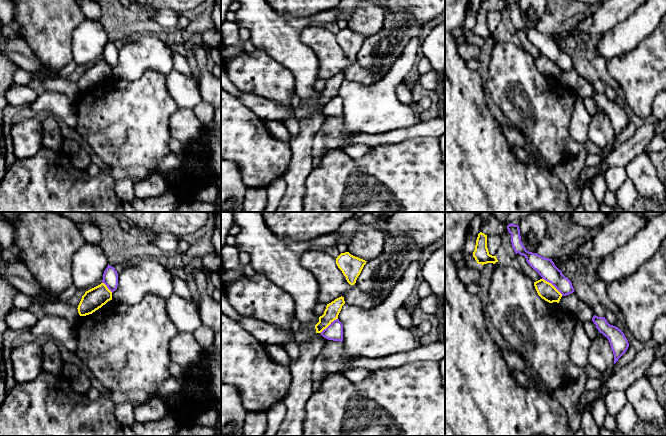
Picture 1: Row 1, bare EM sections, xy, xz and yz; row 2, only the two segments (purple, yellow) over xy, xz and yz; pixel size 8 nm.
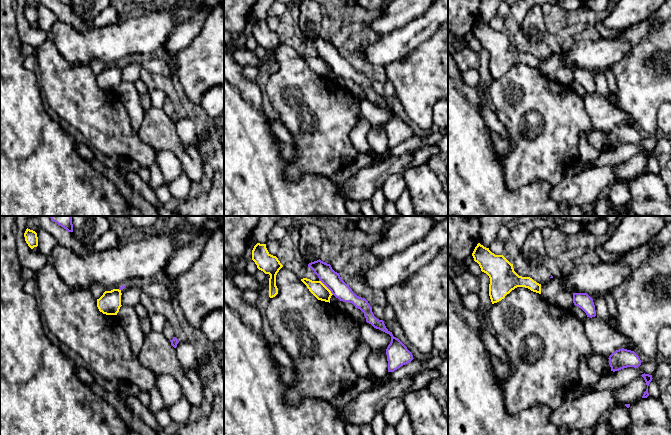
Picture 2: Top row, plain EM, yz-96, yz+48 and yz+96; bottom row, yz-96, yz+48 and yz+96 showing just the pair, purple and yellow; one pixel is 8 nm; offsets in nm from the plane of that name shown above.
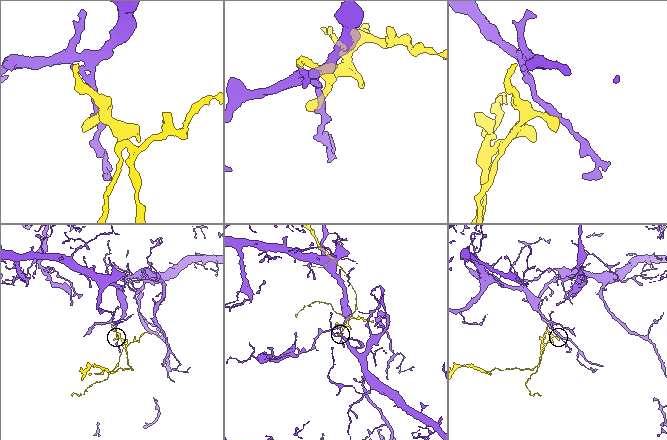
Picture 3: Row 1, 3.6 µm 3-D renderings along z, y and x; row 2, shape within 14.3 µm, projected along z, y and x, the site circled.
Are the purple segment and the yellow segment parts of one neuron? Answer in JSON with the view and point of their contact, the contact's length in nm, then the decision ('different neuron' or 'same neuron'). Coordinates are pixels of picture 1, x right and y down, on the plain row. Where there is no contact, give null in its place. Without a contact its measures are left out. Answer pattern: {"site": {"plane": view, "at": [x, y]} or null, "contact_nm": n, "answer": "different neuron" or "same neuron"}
{"site": {"plane": "yz", "at": [552, 60]}, "contact_nm": 220, "answer": "different neuron"}

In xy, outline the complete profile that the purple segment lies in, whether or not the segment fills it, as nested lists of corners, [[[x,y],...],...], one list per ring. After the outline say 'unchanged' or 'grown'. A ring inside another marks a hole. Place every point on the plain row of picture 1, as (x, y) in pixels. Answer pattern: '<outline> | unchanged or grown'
[[[109,40],[104,47],[102,59],[104,59],[112,69],[117,65],[118,49],[115,44]]] | unchanged

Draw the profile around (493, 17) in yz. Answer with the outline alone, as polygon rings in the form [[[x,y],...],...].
[[[490,11],[487,12],[487,24],[489,30],[492,32],[496,31],[496,28],[501,20],[501,12],[500,11]]]

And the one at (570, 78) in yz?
[[[574,67],[569,71],[562,72],[559,77],[559,81],[574,90],[579,78],[580,78],[580,75],[576,70],[576,68]]]

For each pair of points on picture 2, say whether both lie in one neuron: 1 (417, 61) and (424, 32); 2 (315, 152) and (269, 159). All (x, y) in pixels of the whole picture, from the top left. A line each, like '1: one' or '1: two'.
1: two
2: two

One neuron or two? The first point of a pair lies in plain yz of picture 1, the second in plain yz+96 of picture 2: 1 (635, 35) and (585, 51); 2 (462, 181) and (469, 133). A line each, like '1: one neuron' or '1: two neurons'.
1: one neuron
2: one neuron

